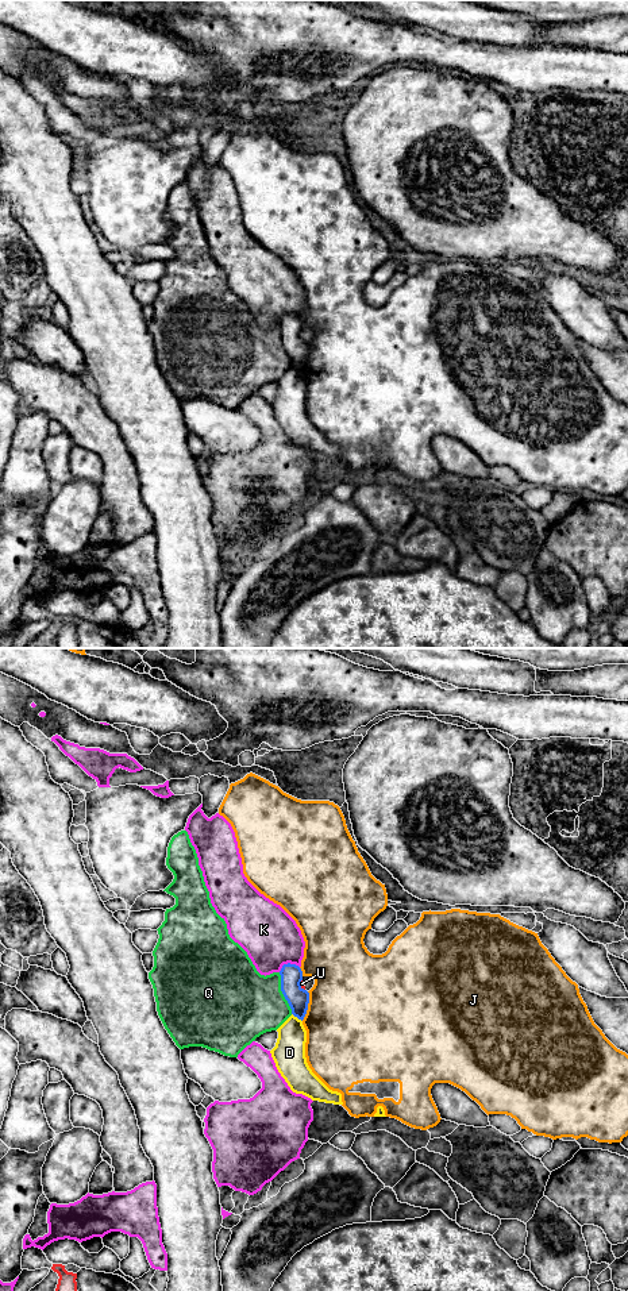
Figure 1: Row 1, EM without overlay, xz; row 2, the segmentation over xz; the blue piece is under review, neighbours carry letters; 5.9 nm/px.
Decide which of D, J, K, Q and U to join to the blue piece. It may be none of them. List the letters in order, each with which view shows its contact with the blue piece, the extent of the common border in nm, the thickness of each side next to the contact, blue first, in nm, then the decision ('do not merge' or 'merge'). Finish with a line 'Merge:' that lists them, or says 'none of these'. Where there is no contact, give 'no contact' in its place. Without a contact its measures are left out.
D: xz | 80 nm | 130/190 nm | do not merge
J: xz | 180 nm | 130/480 nm | do not merge
K: xz | 130 nm | 130/340 nm | do not merge
Q: xz | 260 nm | 130/420 nm | do not merge
U: xz | 70 nm | 130/20 nm | do not merge
Merge: none of these

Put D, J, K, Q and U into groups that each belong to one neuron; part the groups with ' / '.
D / J / K / Q / U

